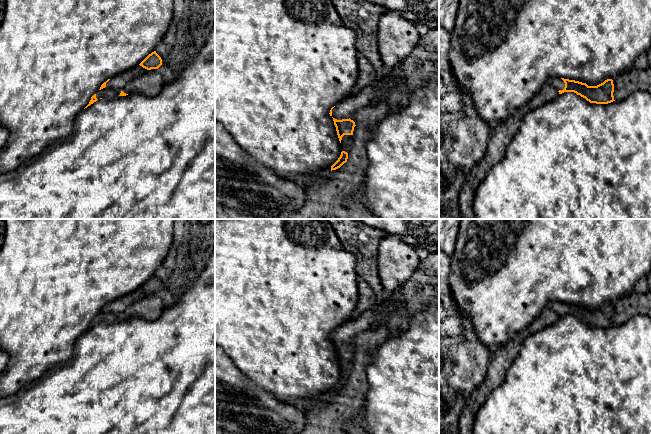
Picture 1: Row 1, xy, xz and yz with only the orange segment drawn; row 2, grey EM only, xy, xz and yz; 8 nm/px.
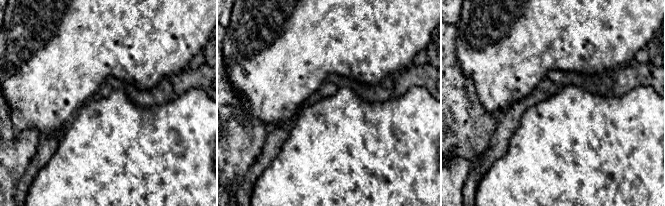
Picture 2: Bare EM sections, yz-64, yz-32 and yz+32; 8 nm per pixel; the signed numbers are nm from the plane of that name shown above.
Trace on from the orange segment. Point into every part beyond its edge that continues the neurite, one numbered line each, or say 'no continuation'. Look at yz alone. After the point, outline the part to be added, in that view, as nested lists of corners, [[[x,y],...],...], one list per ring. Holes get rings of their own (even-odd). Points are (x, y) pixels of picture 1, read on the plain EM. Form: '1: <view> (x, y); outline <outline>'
1: yz (558, 307); outline [[[558,301],[550,302],[548,307],[551,308],[552,310],[554,310],[558,315],[563,314],[565,311],[564,305]]]

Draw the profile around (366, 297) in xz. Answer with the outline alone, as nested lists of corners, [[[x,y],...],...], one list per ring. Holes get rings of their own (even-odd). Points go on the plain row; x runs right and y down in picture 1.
[[[363,280],[358,281],[358,303],[355,311],[350,315],[349,320],[358,318],[363,312],[374,308],[376,295],[369,284]]]

